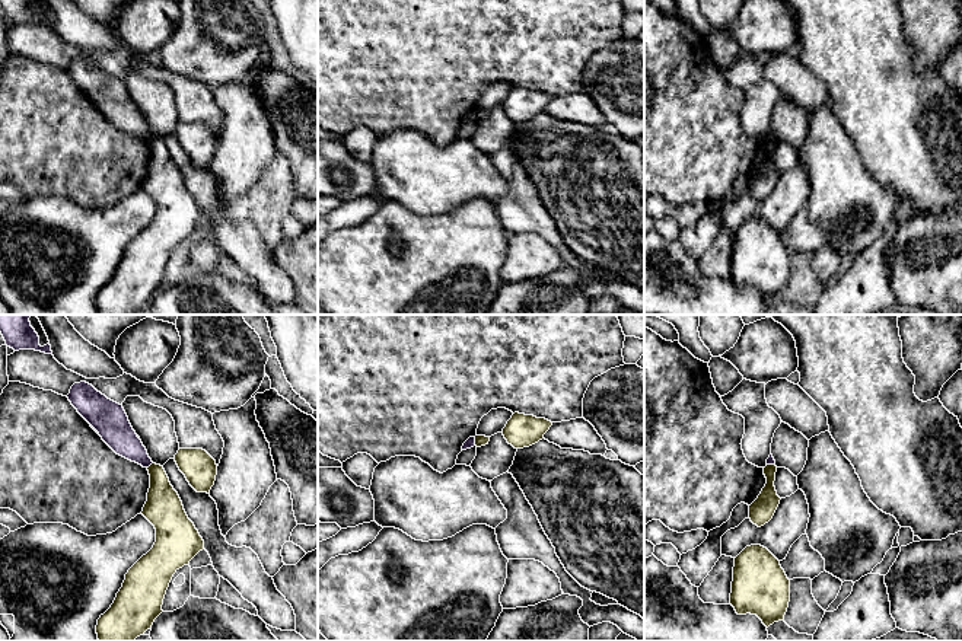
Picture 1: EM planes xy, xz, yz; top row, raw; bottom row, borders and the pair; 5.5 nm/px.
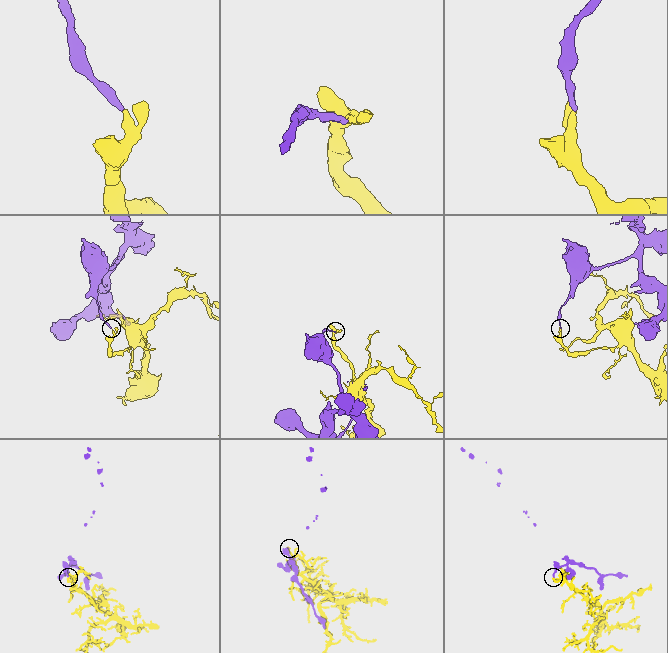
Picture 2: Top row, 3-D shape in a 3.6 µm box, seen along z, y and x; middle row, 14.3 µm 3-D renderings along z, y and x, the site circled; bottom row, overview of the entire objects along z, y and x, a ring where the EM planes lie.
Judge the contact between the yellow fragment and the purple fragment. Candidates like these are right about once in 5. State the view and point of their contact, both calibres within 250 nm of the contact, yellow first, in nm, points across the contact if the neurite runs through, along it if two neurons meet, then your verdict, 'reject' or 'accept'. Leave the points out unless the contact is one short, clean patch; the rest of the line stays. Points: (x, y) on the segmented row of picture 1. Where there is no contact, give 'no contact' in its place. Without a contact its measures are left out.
contact xy (150, 465); calibres 200 and 170 nm; border xy (152, 462), (147, 468); reject

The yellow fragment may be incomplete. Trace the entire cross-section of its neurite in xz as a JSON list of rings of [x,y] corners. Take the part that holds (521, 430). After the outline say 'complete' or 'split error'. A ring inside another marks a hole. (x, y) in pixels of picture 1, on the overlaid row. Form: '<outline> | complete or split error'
[[[515,412],[501,433],[515,449],[523,449],[542,440],[551,425],[545,418]]] | complete

